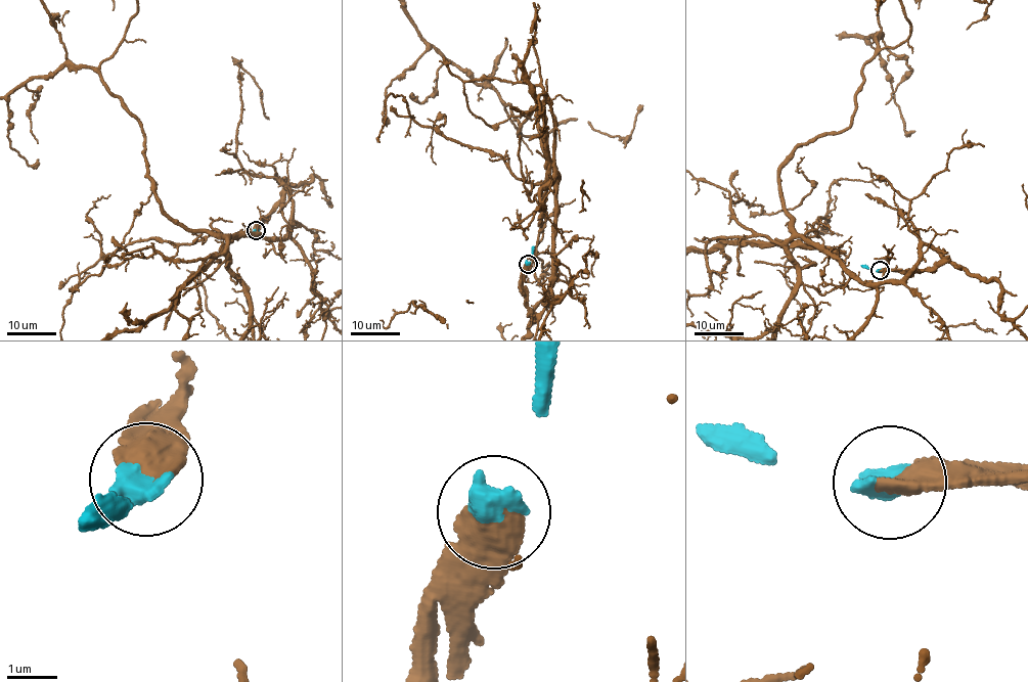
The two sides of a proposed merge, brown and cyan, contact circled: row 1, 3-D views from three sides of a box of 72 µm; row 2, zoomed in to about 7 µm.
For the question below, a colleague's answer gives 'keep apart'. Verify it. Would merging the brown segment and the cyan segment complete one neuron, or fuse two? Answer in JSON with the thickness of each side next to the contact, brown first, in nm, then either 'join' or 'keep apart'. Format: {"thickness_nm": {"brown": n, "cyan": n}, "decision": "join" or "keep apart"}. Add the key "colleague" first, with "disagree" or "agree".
{"colleague": "disagree", "thickness_nm": {"brown": 600, "cyan": 500}, "decision": "join"}

